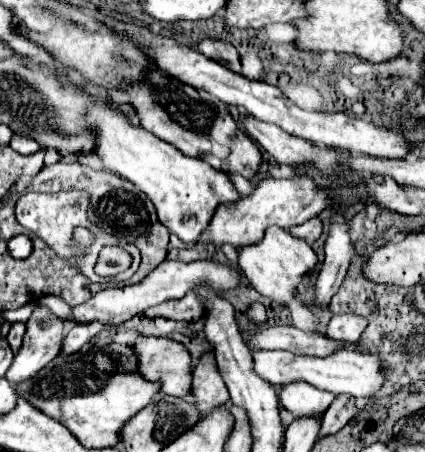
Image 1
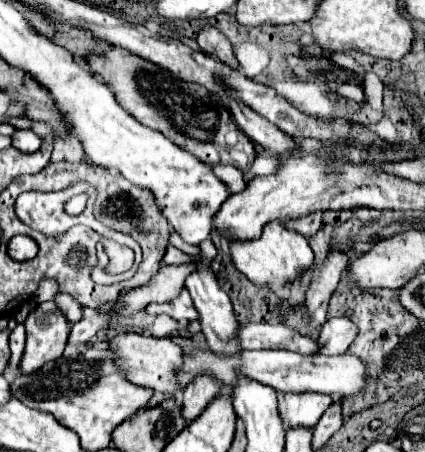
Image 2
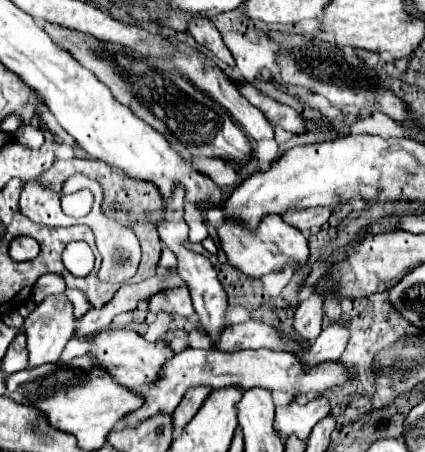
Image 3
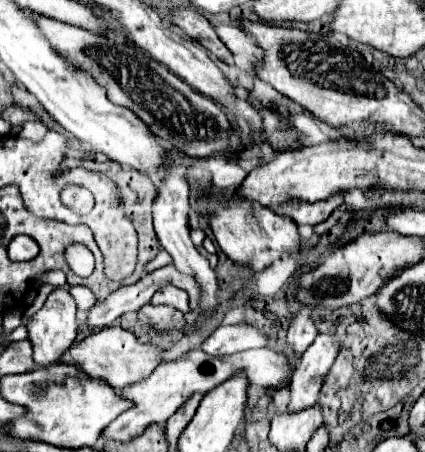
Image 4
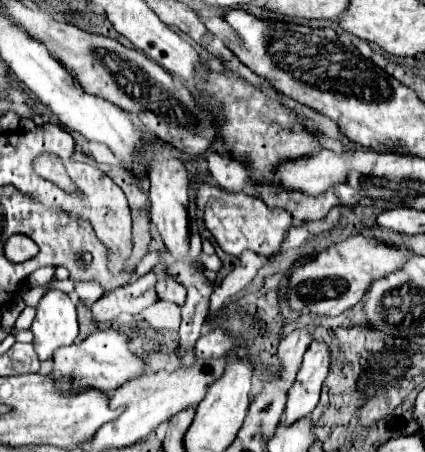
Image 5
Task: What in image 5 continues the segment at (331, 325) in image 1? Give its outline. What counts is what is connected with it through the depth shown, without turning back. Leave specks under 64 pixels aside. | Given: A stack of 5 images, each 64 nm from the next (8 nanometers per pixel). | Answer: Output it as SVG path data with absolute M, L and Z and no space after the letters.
M312 342L304 354L296 382L288 392L288 402L282 420L284 426L292 426L294 422L306 418L316 408L328 368L330 368L330 354L326 344Z

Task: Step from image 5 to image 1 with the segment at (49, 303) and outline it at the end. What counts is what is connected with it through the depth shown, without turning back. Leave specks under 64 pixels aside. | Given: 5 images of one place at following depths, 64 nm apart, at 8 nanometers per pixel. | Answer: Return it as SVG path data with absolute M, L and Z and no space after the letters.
M36 306L26 322L22 348L6 372L10 384L16 386L20 380L28 380L28 376L34 376L54 360L62 350L64 336L64 320L54 316L46 306Z

